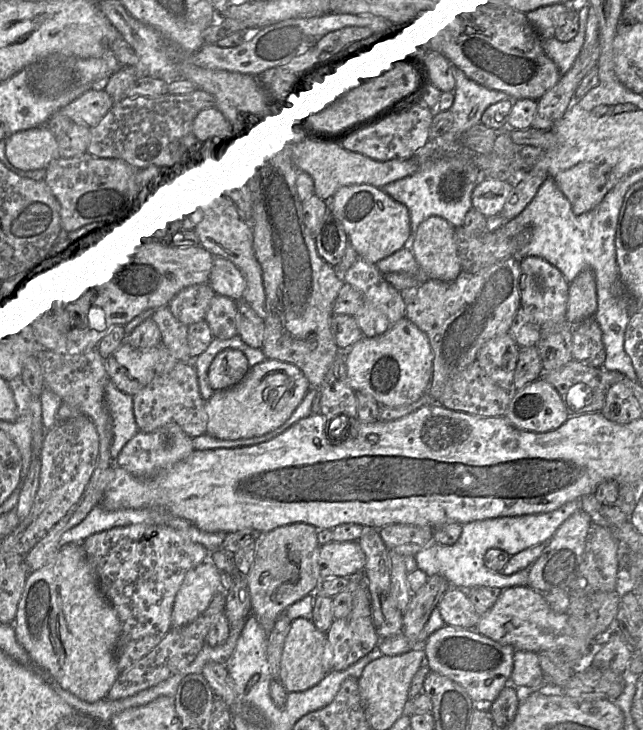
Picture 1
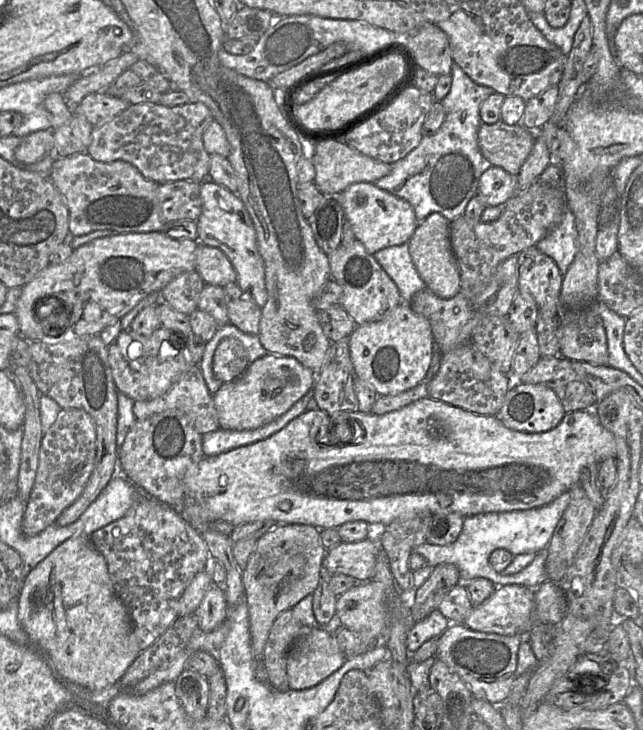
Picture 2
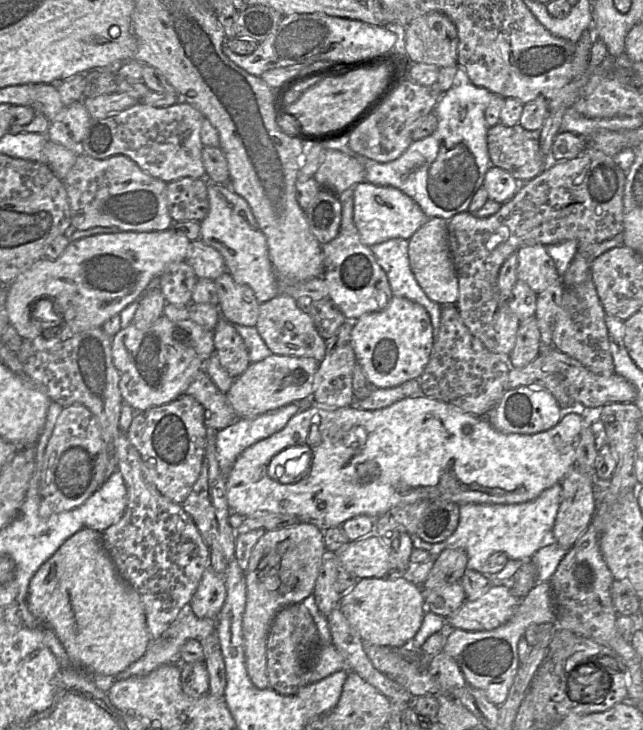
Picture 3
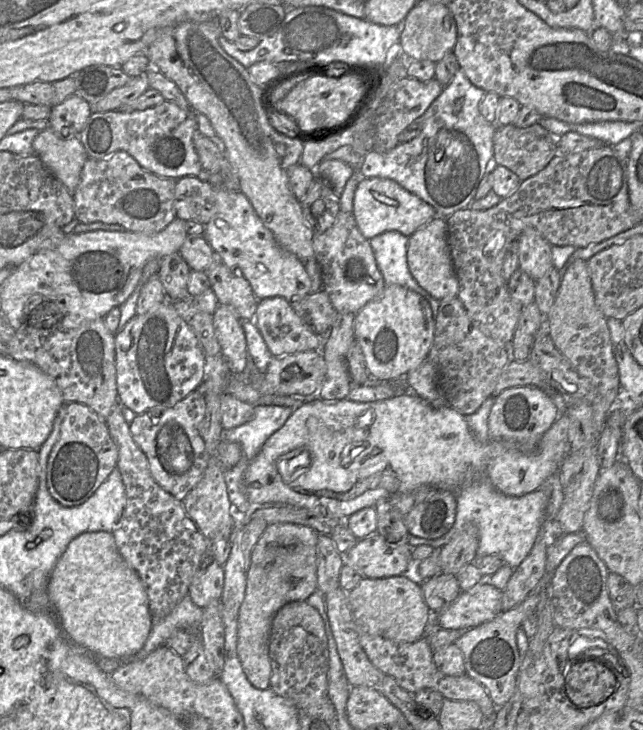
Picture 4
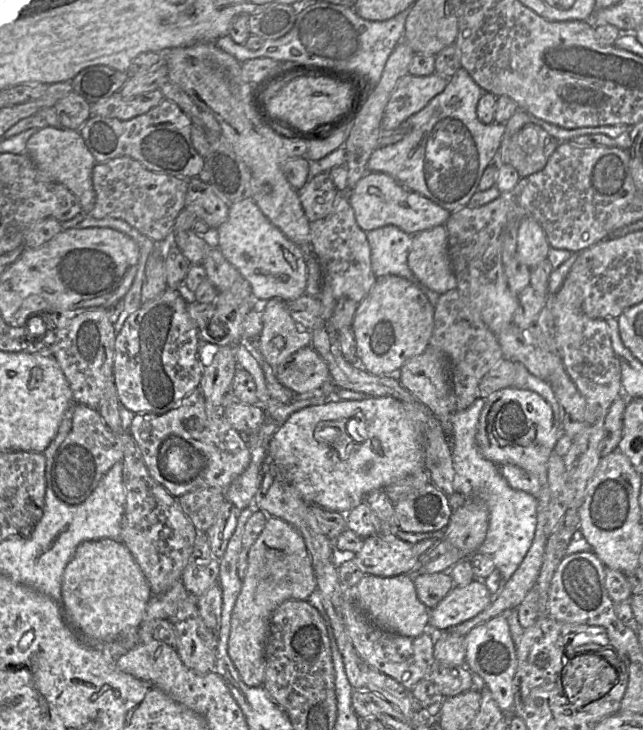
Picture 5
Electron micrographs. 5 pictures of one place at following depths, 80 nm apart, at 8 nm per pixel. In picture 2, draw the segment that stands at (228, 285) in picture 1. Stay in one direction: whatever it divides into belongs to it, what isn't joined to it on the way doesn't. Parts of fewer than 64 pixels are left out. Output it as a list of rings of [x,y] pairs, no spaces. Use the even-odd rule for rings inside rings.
[[[199,243],[195,259],[195,270],[206,284],[224,287],[236,283],[237,273],[221,250]]]

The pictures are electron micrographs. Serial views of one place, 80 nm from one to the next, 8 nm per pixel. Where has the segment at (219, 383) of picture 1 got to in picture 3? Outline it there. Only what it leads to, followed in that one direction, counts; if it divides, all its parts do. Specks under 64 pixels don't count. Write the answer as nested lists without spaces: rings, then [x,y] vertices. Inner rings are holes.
[[[220,318],[214,329],[215,354],[231,378],[242,375],[250,365],[247,347],[235,326]]]

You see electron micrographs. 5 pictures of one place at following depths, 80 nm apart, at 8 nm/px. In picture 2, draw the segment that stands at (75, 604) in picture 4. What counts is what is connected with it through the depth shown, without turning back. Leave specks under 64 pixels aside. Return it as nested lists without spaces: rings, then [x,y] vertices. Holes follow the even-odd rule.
[[[84,534],[74,535],[53,550],[42,562],[33,568],[25,578],[20,592],[18,607],[18,619],[21,626],[29,636],[31,644],[38,648],[53,664],[56,673],[63,679],[83,686],[90,691],[102,691],[118,683],[131,664],[141,653],[137,638],[133,632],[133,625],[129,612],[121,600],[117,597],[112,581],[108,573],[105,558],[91,544],[89,536]]]

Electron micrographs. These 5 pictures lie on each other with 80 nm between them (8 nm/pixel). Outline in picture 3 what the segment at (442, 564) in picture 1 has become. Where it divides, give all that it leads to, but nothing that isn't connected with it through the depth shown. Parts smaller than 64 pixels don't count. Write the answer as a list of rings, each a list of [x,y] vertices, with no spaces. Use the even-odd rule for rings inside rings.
[[[556,483],[536,498],[523,503],[459,505],[459,523],[451,536],[439,543],[428,543],[418,536],[412,536],[413,547],[426,550],[432,557],[437,557],[446,549],[462,549],[467,554],[467,569],[480,573],[486,560],[494,552],[504,552],[509,560],[531,558],[537,569],[537,582],[549,582],[568,552],[552,539],[561,493],[561,485]]]

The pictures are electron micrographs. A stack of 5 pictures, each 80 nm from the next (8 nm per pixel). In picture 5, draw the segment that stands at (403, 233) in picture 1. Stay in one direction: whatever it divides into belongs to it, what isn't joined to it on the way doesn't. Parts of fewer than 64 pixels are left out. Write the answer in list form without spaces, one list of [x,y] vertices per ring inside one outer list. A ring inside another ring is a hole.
[[[367,172],[349,191],[348,201],[360,228],[371,231],[386,225],[394,225],[411,236],[439,225],[445,225],[451,212],[432,200],[405,188],[392,176],[380,172]]]

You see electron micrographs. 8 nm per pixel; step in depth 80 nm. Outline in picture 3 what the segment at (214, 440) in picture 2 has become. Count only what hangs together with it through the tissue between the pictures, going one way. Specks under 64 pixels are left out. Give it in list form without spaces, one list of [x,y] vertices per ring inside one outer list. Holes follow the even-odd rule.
[[[291,403],[253,418],[238,419],[219,430],[216,434],[216,451],[224,477],[246,448],[282,430],[299,411],[299,403]]]

